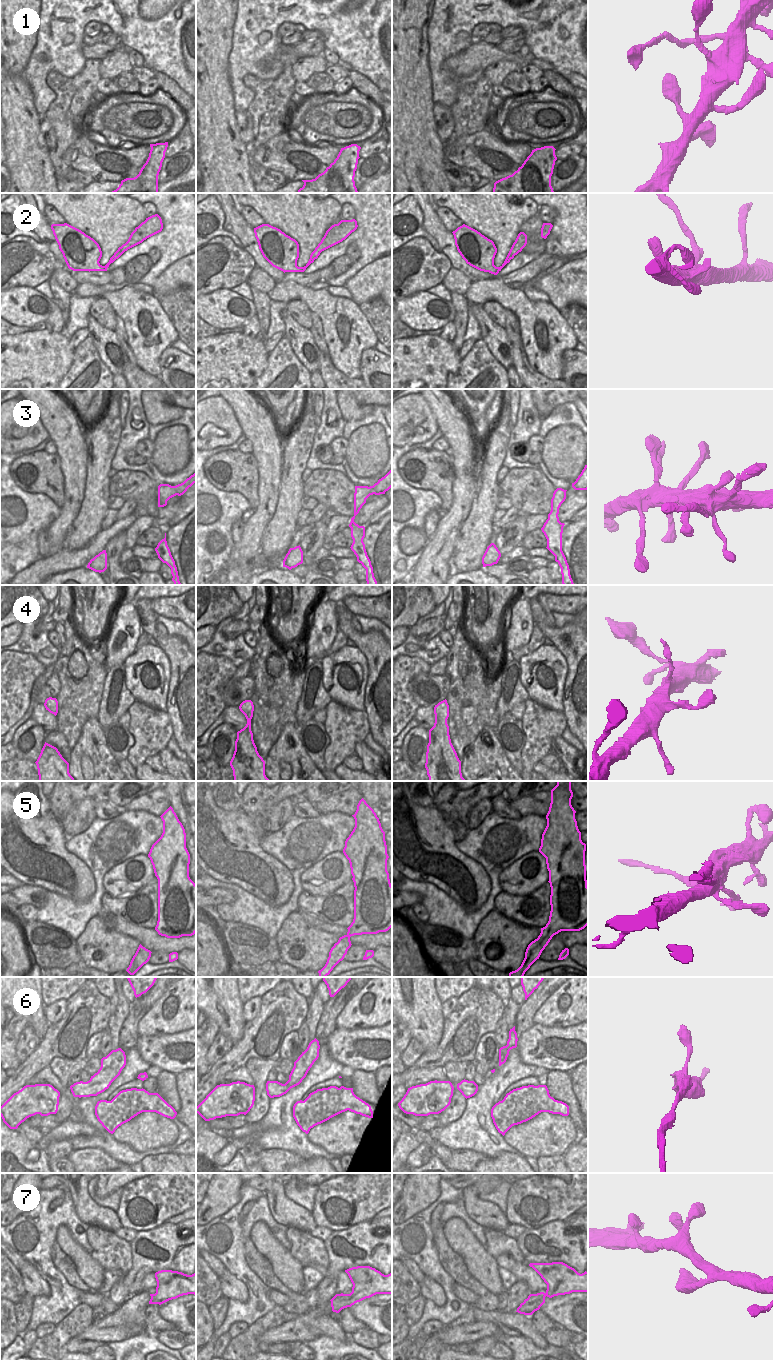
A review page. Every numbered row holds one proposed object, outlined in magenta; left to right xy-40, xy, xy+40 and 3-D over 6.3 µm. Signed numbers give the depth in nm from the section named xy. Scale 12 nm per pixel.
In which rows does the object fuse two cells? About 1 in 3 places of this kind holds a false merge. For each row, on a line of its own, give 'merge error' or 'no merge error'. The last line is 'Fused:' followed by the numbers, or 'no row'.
1: no merge error
2: no merge error
3: no merge error
4: no merge error
5: merge error
6: no merge error
7: no merge error
Fused: 5

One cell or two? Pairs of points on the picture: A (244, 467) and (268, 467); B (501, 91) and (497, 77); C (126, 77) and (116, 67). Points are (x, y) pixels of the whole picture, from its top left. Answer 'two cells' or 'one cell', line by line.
A: two cells
B: two cells
C: two cells

